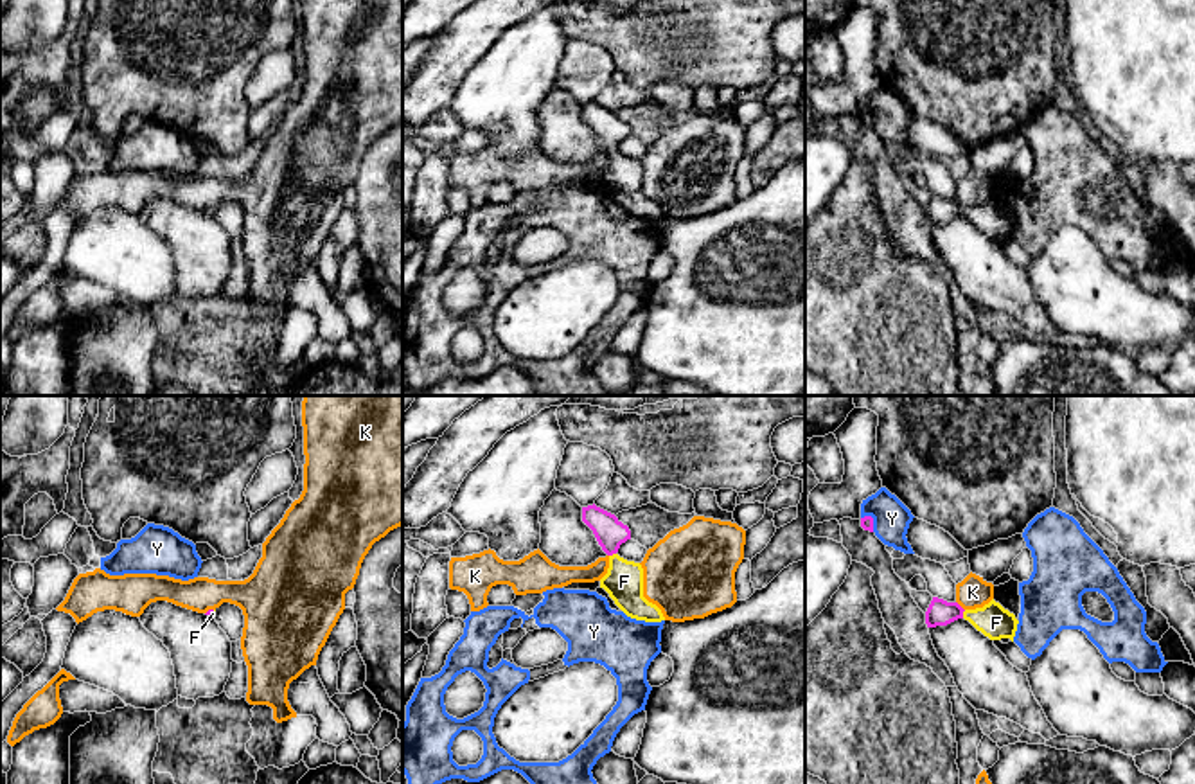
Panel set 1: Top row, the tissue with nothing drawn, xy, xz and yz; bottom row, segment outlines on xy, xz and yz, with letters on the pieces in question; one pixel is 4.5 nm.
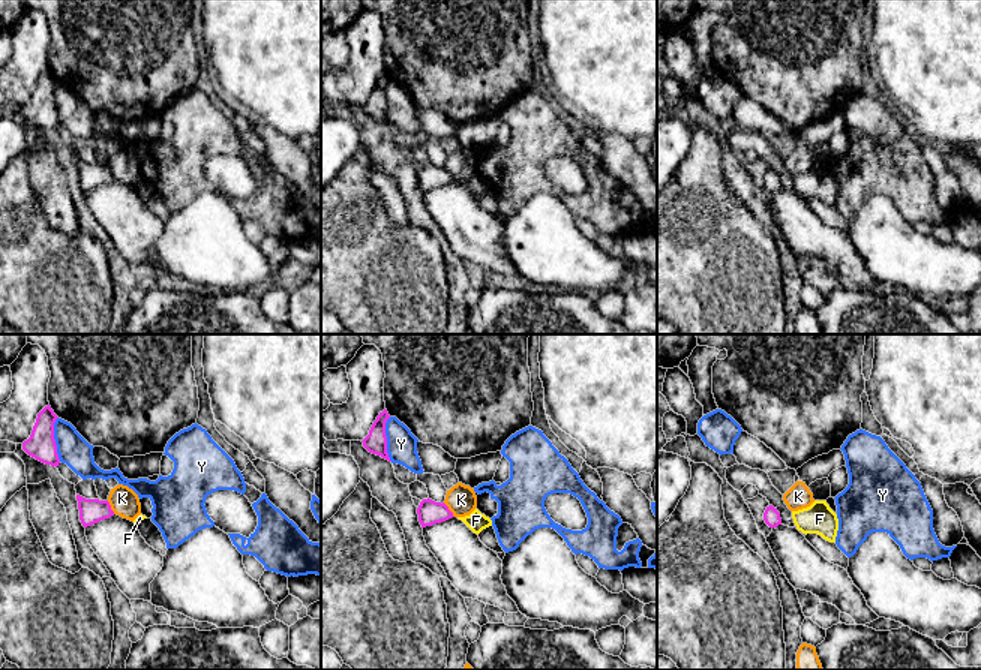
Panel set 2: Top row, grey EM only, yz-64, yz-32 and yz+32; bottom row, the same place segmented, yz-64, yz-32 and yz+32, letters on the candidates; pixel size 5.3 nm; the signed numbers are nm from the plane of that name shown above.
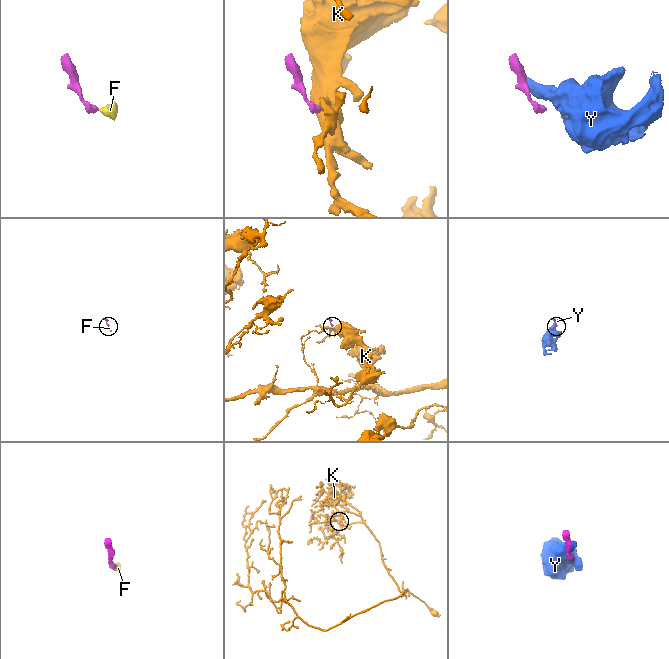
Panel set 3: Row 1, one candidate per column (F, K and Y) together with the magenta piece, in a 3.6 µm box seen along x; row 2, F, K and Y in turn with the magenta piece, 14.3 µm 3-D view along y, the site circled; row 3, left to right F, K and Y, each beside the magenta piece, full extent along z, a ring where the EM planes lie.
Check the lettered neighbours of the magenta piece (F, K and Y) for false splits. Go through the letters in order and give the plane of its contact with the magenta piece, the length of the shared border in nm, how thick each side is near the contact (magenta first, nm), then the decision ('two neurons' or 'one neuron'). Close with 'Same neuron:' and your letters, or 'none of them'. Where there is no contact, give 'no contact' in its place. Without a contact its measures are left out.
F: meets magenta in yz; contact 40 nm long; 120 nm thick on the magenta side, 150 nm on the other; one neuron
K: meets magenta in yz; contact 60 nm long; 120 nm thick on the magenta side, 150 nm on the other; two neurons
Y: meets magenta in yz; contact 90 nm long; 60 nm thick on the magenta side, 170 nm on the other; two neurons
Same neuron: F

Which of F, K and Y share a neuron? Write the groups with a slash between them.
F / K / Y

